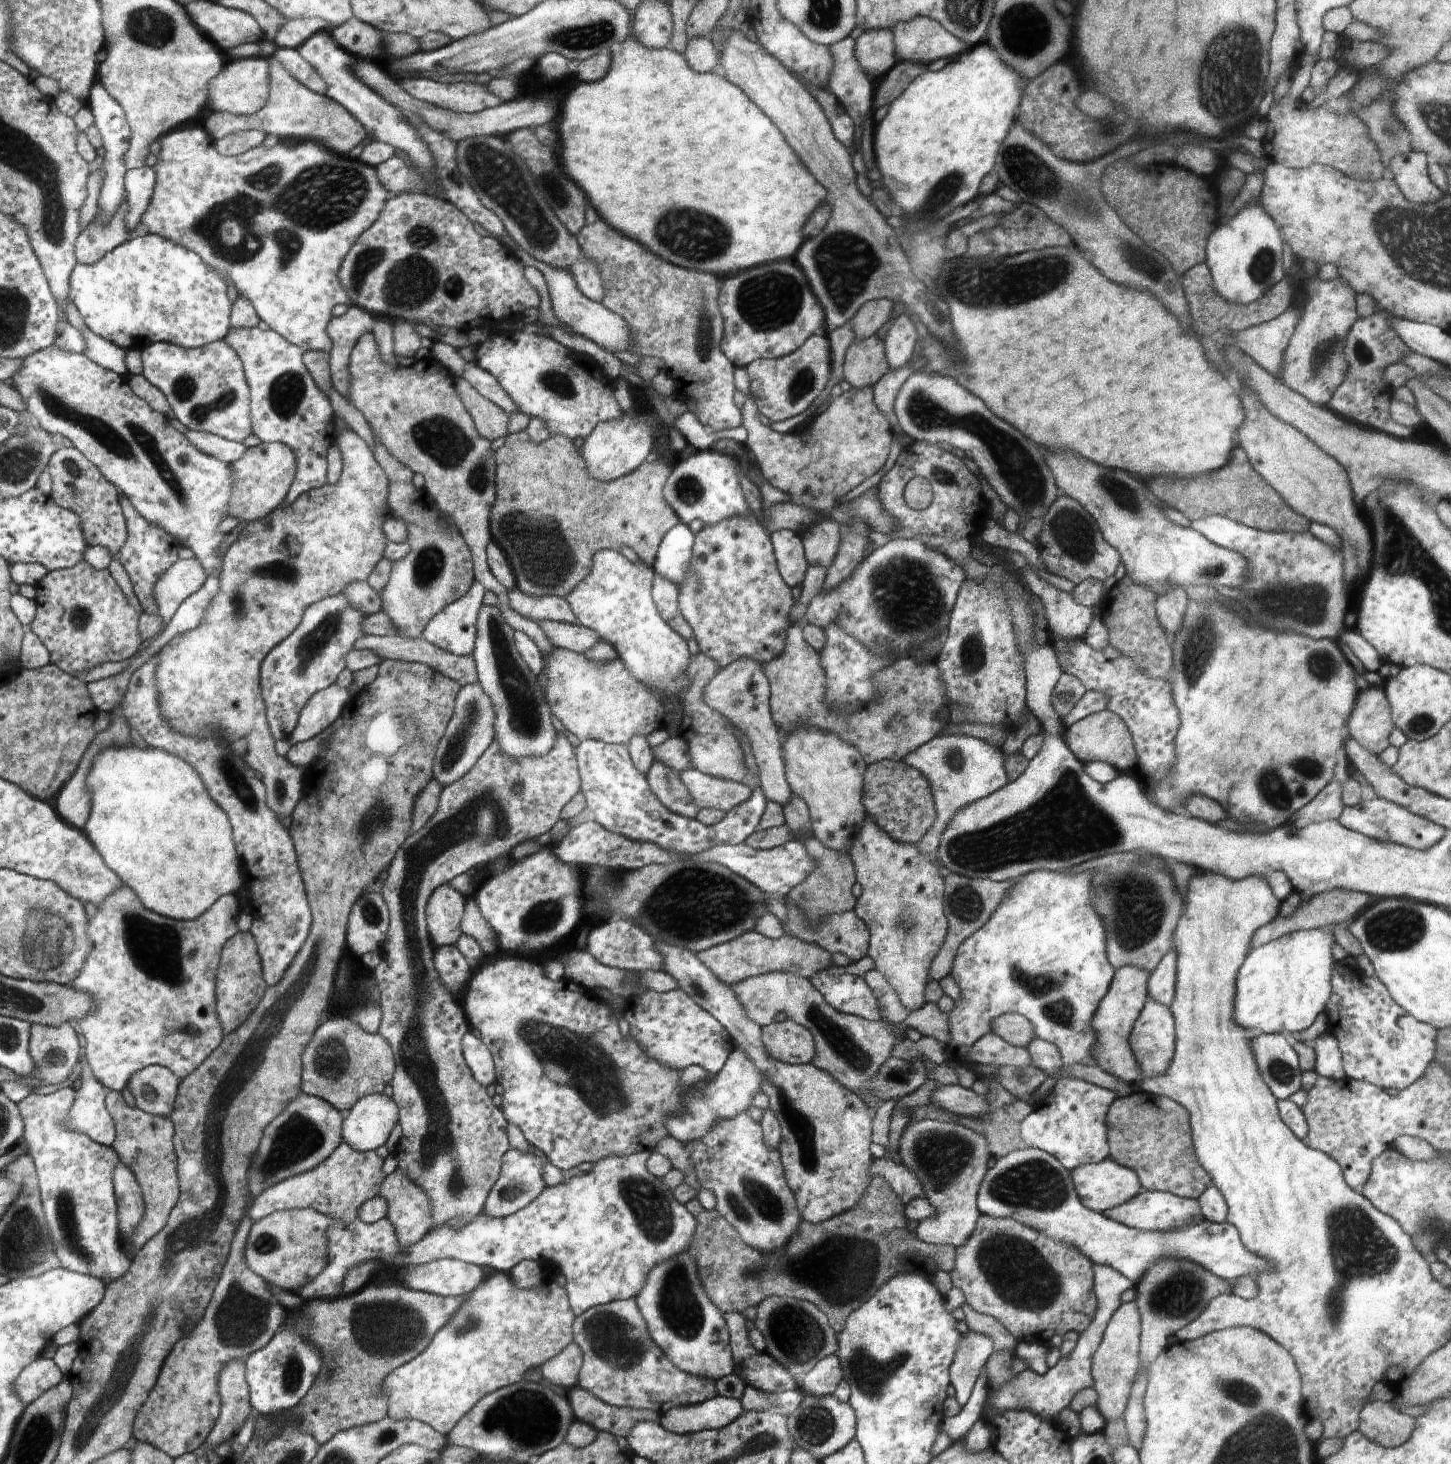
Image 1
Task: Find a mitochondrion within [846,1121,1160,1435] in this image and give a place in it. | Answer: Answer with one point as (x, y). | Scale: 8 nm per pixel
(1018, 1273)

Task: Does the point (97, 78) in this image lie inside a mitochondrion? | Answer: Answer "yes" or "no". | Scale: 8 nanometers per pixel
no

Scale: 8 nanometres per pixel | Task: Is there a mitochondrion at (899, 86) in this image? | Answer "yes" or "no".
no

